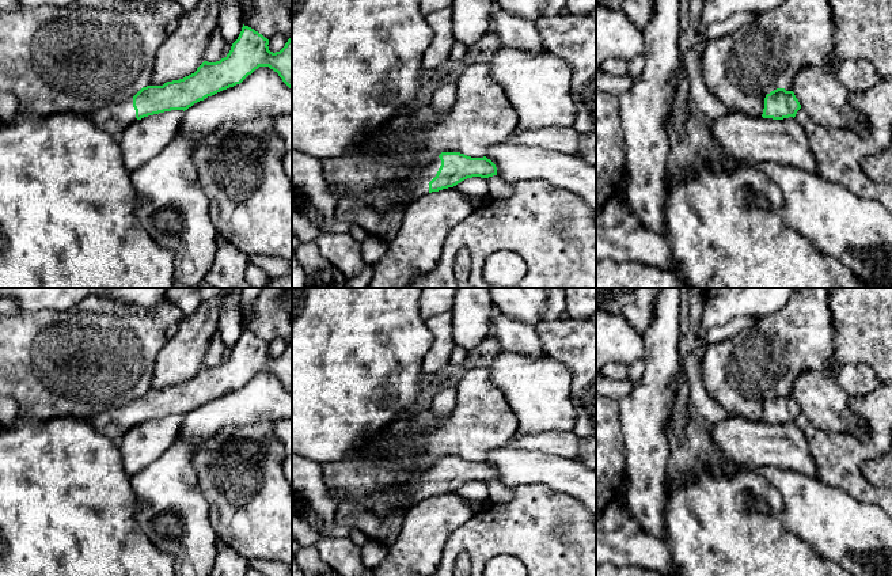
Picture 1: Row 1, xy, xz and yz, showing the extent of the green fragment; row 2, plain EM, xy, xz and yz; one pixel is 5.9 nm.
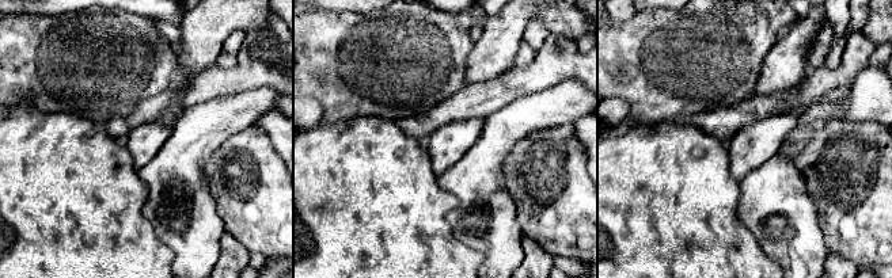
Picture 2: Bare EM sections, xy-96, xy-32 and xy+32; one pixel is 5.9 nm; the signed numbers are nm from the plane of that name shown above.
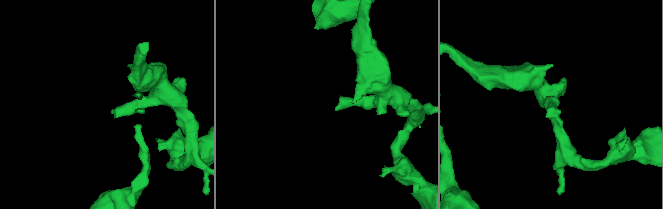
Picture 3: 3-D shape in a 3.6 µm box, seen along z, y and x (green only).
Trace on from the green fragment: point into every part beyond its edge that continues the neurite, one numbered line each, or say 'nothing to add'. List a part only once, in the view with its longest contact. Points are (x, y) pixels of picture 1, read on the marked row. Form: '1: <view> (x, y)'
1: xz (417, 184)

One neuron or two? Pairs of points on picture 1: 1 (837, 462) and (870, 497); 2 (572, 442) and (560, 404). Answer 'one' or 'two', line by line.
1: one
2: two

